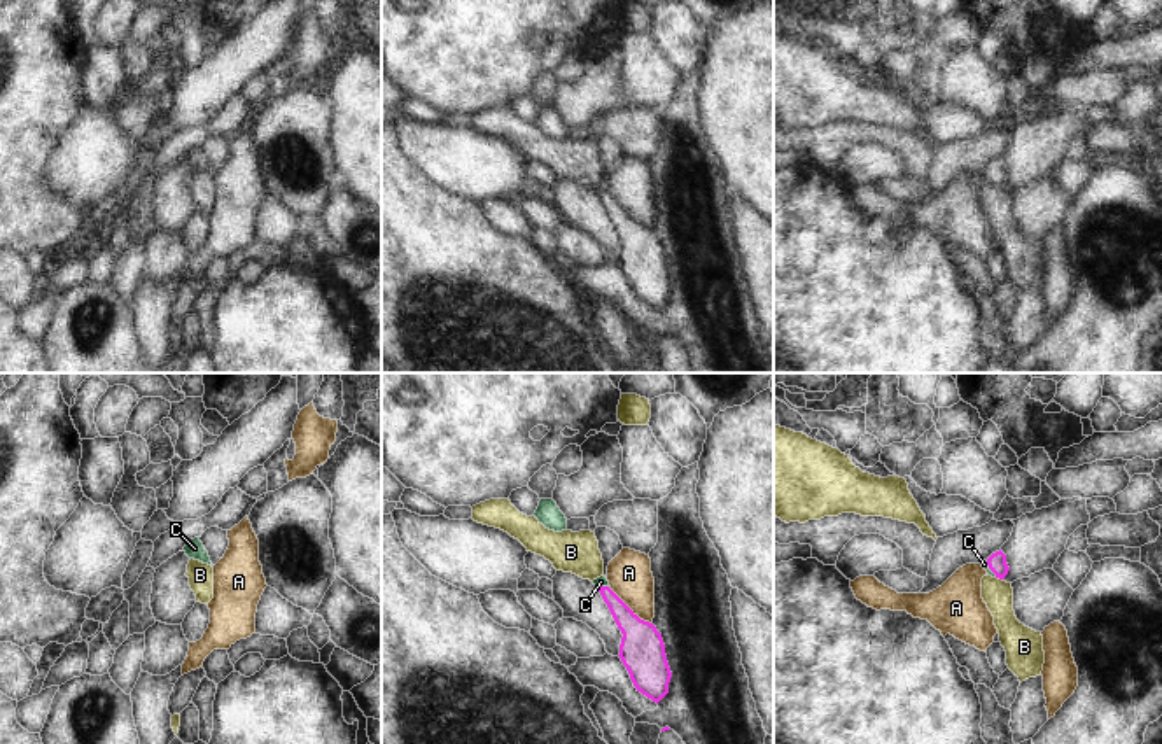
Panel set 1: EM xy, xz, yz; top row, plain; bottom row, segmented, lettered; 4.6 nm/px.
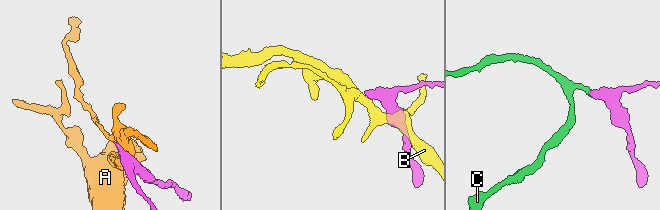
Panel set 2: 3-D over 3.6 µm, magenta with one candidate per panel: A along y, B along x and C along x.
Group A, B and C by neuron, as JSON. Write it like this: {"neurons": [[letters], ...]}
{"neurons": [["A"], ["B"], ["C"]]}

